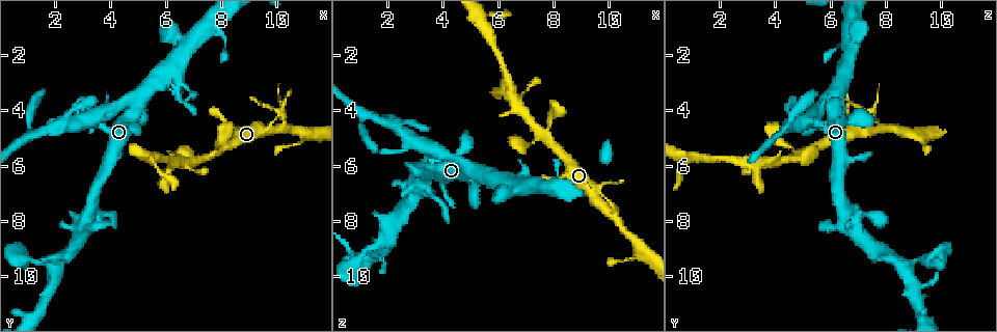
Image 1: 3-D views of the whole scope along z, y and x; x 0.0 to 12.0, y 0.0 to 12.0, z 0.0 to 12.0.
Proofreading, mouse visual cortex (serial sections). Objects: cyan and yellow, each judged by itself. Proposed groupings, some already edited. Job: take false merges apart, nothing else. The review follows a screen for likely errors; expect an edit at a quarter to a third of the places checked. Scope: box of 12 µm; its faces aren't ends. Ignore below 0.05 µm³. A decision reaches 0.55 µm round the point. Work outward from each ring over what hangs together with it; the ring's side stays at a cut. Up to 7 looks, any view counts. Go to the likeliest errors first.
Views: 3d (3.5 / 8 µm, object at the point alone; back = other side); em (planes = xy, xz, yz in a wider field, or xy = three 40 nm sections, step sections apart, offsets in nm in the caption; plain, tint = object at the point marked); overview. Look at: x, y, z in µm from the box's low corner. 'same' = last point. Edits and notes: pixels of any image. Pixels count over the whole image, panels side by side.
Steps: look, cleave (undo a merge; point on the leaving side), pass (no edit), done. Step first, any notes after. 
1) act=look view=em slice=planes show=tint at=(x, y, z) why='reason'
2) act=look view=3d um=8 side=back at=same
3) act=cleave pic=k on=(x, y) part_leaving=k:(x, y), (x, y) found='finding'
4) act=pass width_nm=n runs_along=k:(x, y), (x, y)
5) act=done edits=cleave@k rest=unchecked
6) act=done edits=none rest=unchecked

act=look view=3d um=3.5 at=(7.5, 5.7, 4.8) why='thick turns thin'

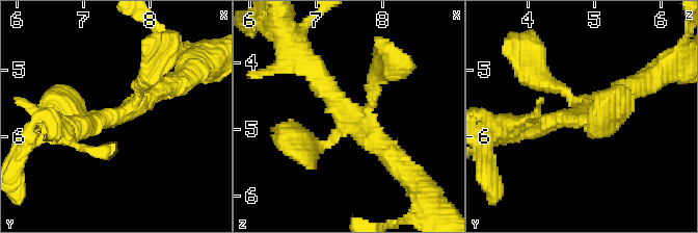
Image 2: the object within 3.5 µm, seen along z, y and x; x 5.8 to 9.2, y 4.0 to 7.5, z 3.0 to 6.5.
act=look view=em slice=xy step=5 show=plain at=(7.55, 5.65, 4.85) arms=4 arm_widths_nm=200,200,300,300

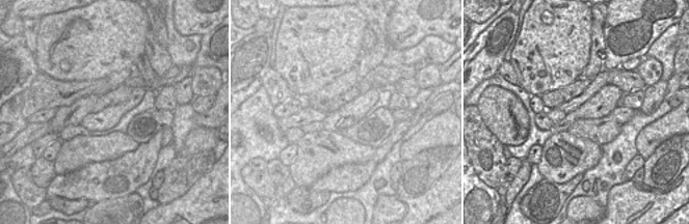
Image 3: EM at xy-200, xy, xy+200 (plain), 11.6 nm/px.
act=look view=em slice=xy step=5 show=tint at=same why='with the object marked'

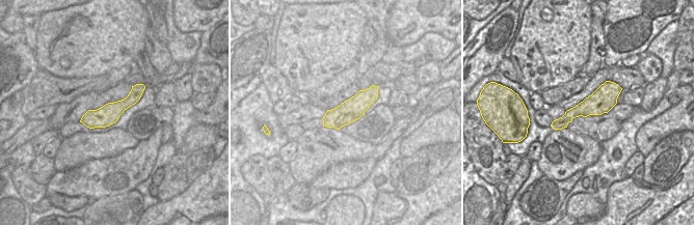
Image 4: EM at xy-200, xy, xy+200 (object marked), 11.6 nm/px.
act=pass width_nm=260 runs_along=4:(611, 84), (588, 107), (554, 124) found='all the same cell'

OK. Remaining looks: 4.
act=look view=3d um=3.5 at=(10.0, 4.7, 7.8) why='two arms in line, one across'

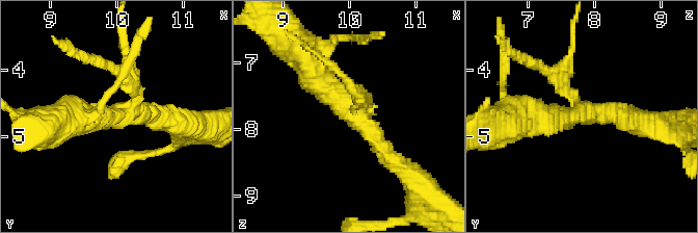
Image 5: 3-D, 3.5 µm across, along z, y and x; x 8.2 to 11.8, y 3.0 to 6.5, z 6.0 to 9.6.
act=look view=em slice=xy step=1 show=tint at=(10.10, 4.70, 7.80) arms=3 arm_widths_nm=200,250,400

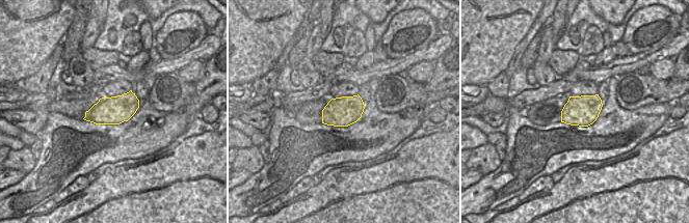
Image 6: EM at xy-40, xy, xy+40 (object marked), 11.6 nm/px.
act=cleave pic=5 on=(352, 89) part_leaving=5:(368, 107), (304, 46) found='a second cell is stuck on'

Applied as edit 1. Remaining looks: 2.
act=done edits=cleave@5 rest=unchecked

